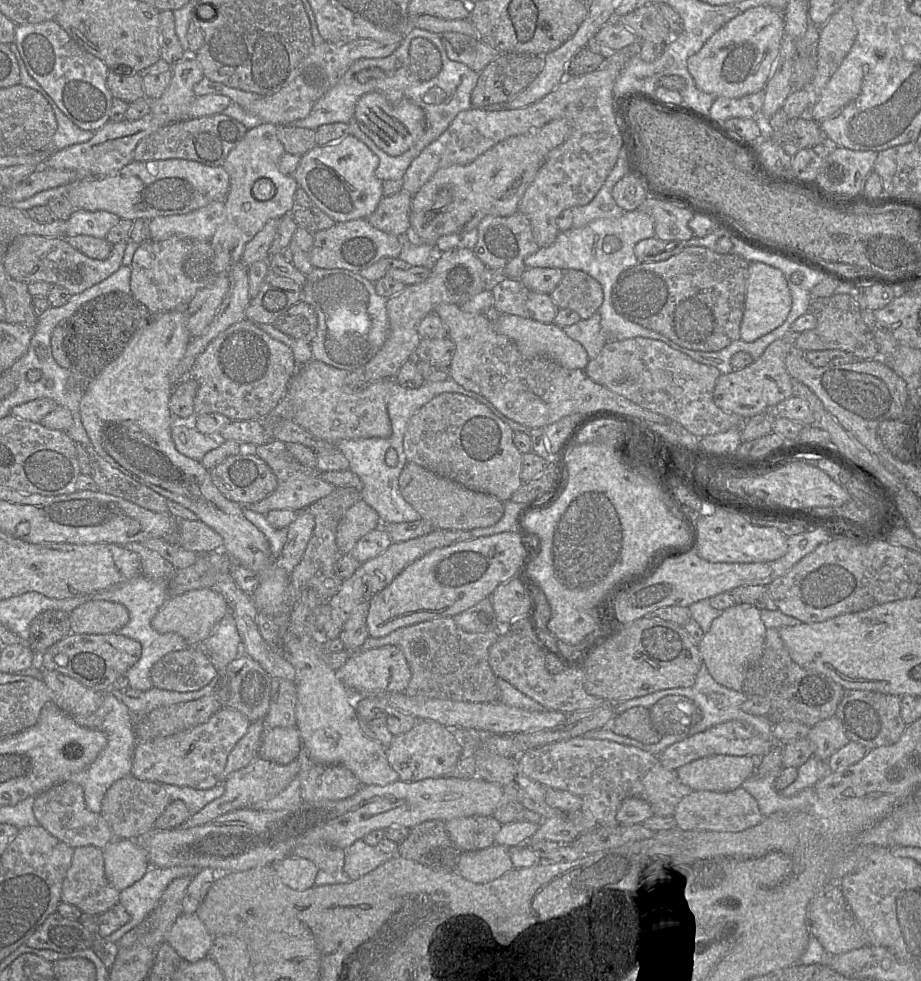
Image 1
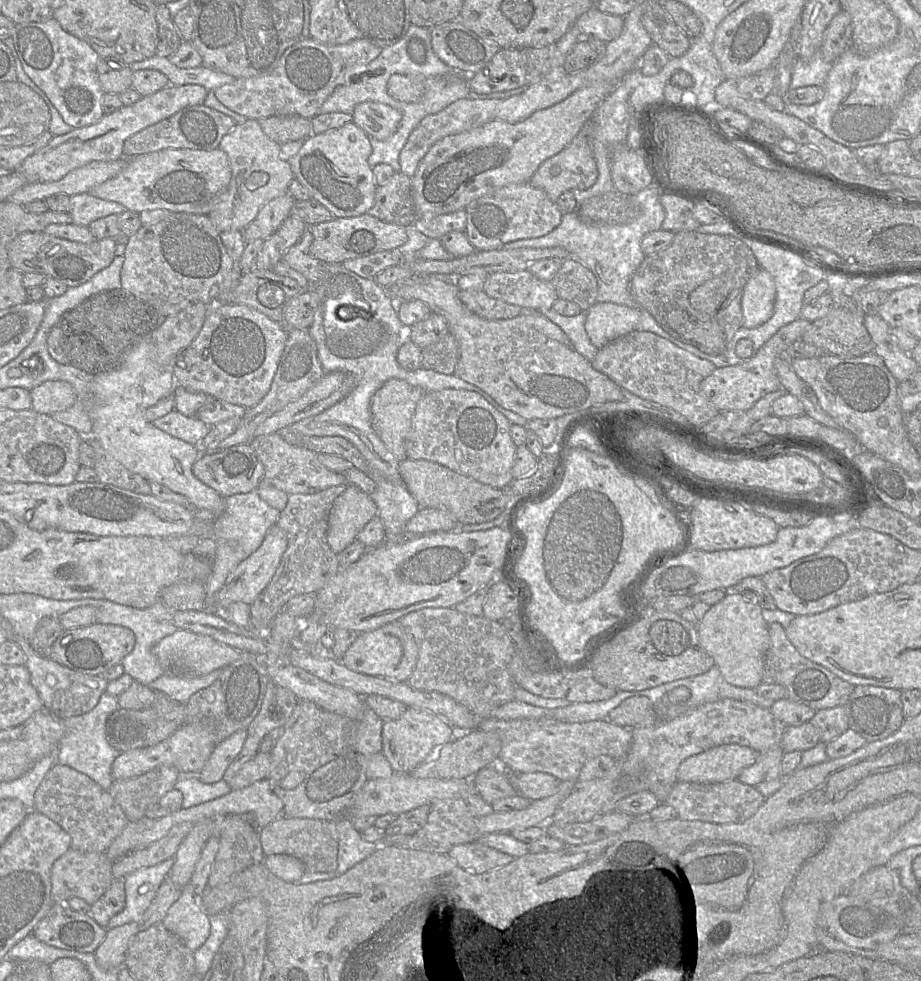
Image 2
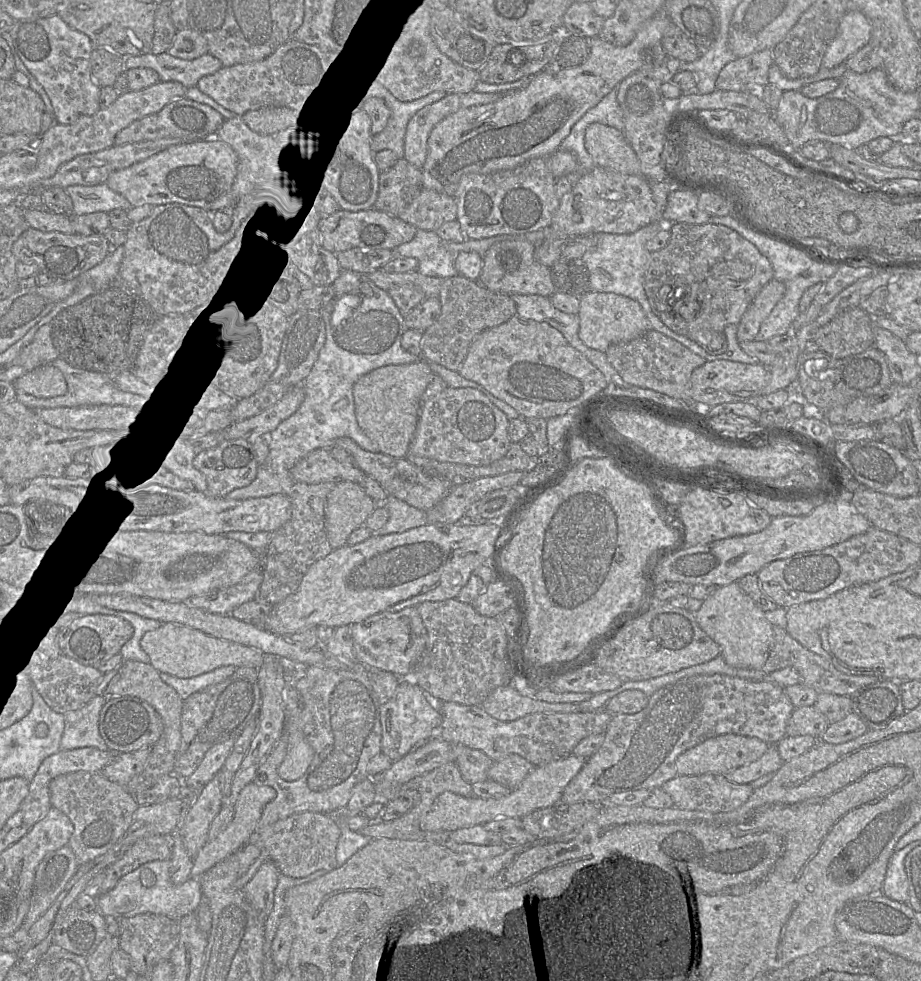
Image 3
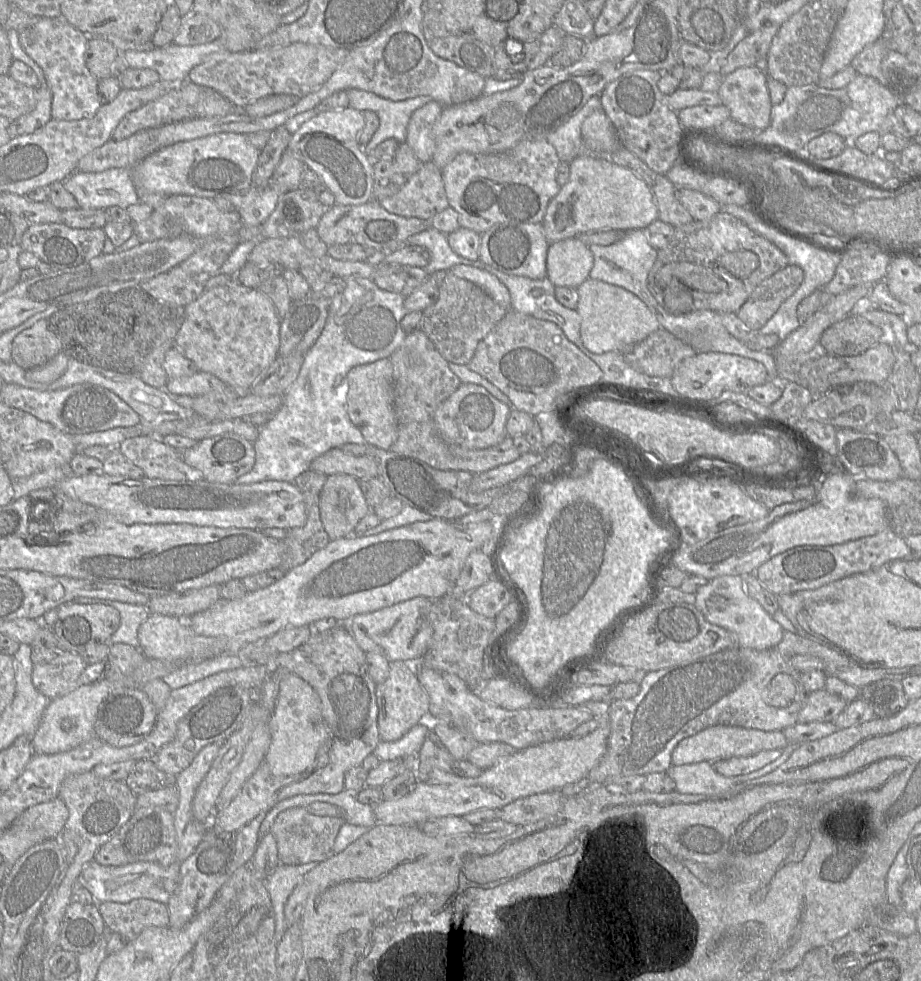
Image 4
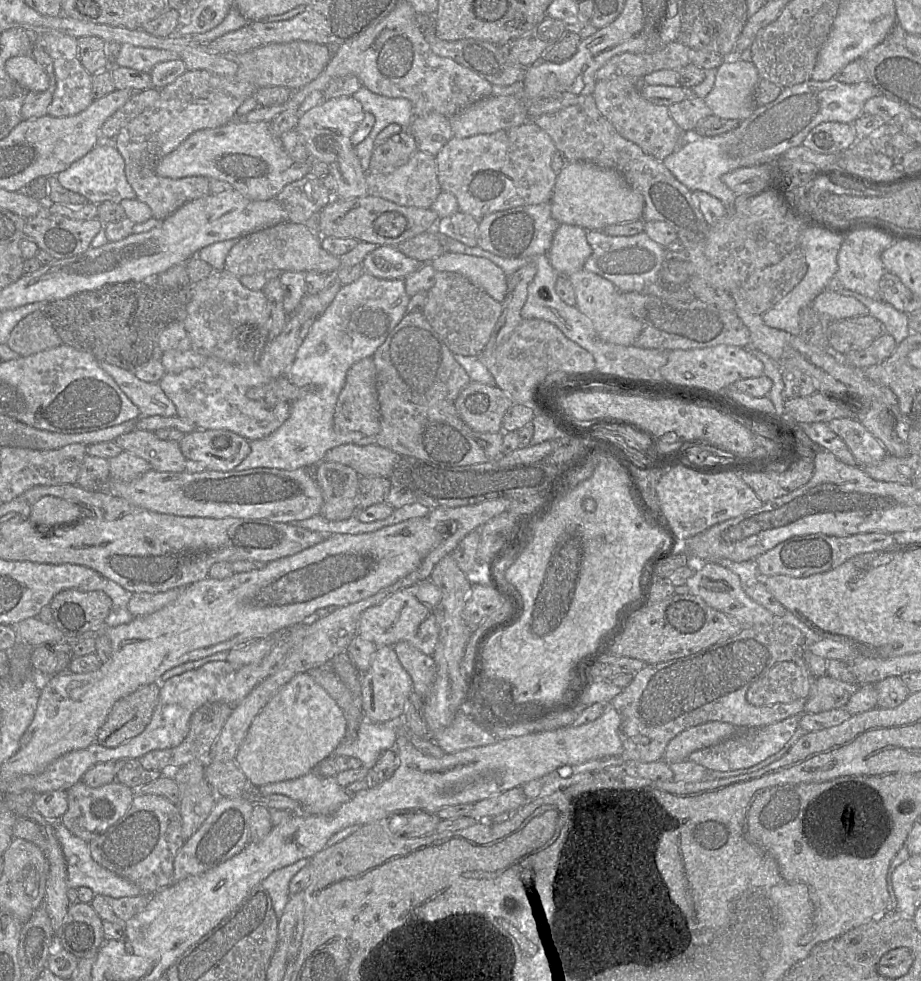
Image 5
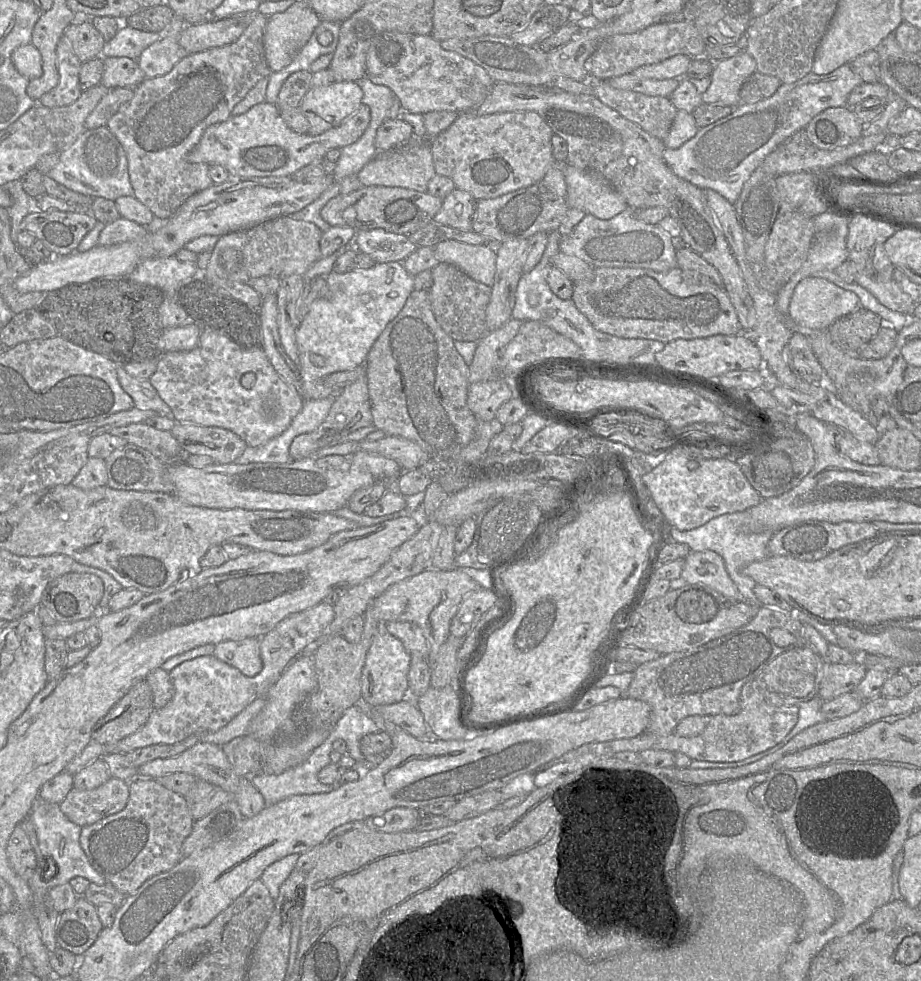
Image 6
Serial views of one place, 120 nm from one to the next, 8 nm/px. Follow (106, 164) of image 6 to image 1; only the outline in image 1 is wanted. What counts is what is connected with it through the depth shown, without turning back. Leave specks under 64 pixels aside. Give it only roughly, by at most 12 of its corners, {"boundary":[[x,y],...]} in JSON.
{"boundary":[[75,209],[66,236],[105,238],[120,218],[107,211]]}

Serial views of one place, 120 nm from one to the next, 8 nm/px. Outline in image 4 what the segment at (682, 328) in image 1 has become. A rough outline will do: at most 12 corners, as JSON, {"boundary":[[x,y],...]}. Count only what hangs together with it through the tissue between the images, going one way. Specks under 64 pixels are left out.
{"boundary":[[726,212],[674,228],[649,291],[670,315],[737,313],[788,265]]}

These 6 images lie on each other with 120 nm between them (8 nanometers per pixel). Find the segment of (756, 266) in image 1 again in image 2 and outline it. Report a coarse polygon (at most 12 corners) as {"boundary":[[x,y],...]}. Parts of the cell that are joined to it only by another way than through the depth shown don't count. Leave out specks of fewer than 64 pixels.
{"boundary":[[760,268],[744,287],[742,326],[773,315],[773,277]]}

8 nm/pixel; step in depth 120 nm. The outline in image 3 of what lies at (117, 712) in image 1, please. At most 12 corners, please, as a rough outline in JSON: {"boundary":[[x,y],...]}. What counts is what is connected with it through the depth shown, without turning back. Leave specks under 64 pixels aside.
{"boundary":[[108,696],[65,712],[60,750],[109,751],[99,732]]}

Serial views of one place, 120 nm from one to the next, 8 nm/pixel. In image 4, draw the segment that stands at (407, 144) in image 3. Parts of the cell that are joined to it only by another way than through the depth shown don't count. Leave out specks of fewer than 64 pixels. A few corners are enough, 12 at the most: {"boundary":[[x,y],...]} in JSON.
{"boundary":[[431,101],[410,117],[405,142],[422,163],[435,151],[443,109]]}

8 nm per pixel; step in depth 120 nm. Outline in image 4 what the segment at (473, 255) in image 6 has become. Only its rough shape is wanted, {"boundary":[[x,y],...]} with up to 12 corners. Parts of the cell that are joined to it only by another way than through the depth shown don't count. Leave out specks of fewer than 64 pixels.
{"boundary":[[468,264],[450,271],[474,283],[503,308],[509,290],[494,274]]}

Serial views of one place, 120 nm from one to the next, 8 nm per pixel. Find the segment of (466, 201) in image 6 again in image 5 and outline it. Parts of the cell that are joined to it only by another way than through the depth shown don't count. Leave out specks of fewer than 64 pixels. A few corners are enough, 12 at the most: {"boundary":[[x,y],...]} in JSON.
{"boundary":[[459,210],[439,218],[434,229],[477,246],[478,221]]}

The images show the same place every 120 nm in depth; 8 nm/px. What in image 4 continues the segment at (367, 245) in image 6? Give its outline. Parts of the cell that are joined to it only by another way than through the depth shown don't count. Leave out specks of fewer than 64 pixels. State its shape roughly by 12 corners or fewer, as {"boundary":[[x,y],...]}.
{"boundary":[[382,262],[372,280],[406,298],[428,276],[421,267]]}

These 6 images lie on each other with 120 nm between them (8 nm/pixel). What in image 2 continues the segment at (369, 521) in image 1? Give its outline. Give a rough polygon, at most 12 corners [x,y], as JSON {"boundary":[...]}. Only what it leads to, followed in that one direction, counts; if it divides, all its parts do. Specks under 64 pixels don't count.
{"boundary":[[347,485],[329,512],[327,542],[341,553],[377,514]]}

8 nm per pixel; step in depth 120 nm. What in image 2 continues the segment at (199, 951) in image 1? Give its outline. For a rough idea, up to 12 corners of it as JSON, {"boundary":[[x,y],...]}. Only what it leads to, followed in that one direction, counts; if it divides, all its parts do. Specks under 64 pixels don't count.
{"boundary":[[190,883],[162,923],[192,952],[210,933]]}

